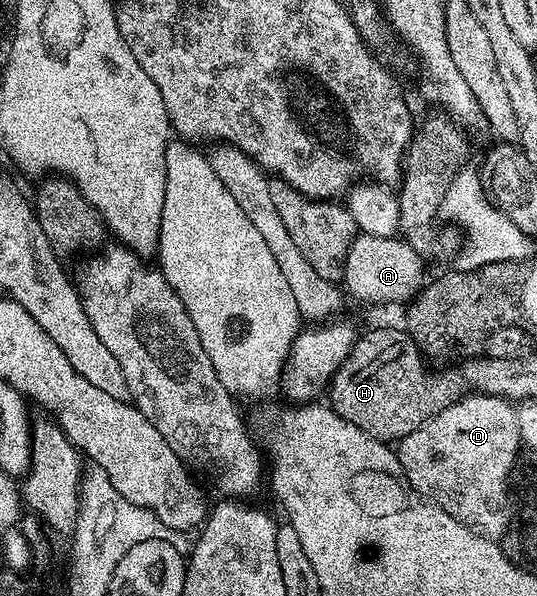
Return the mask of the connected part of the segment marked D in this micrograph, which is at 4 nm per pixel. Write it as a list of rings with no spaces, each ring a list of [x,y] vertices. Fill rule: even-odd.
[[[471,392],[416,426],[409,436],[397,442],[399,463],[414,490],[430,502],[436,502],[445,512],[449,512],[449,516],[461,520],[461,524],[472,526],[479,533],[496,540],[502,539],[509,521],[507,490],[509,494],[509,479],[521,451],[515,412],[516,407],[498,394]]]

